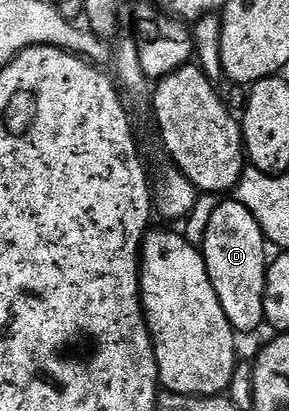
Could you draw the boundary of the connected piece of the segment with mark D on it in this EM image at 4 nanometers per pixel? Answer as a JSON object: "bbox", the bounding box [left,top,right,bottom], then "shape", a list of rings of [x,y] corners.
{"bbox":[202,200,270,335],"shape":[[[235,200],[221,201],[214,208],[204,233],[202,253],[214,284],[214,292],[218,292],[222,312],[226,312],[226,320],[230,320],[233,330],[241,335],[265,325],[264,289],[270,261],[267,249],[269,247],[258,220],[254,220],[254,216],[242,203]]]}

